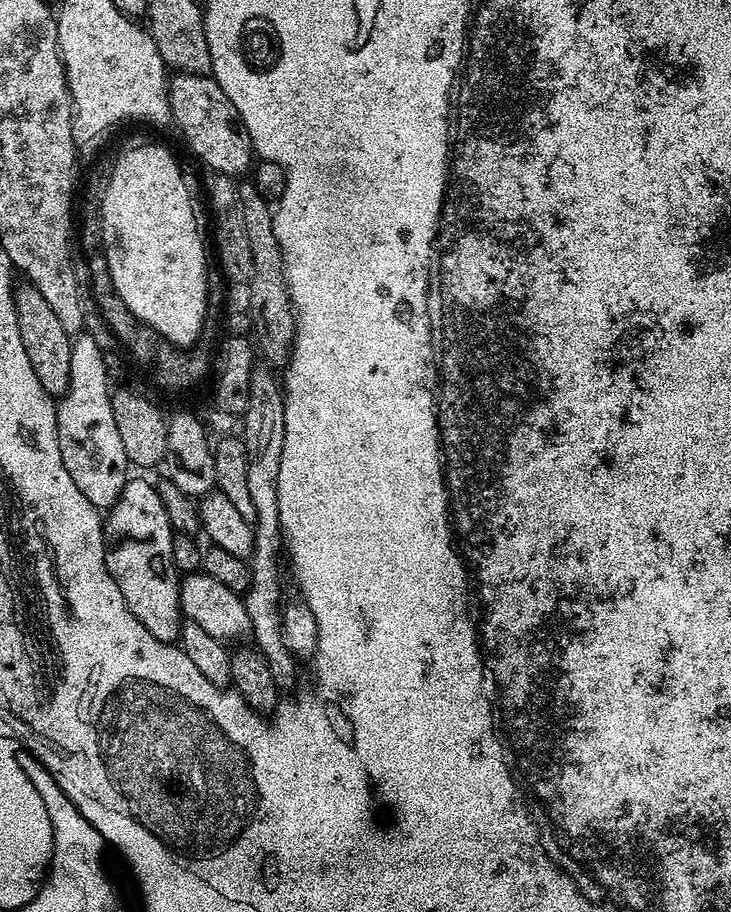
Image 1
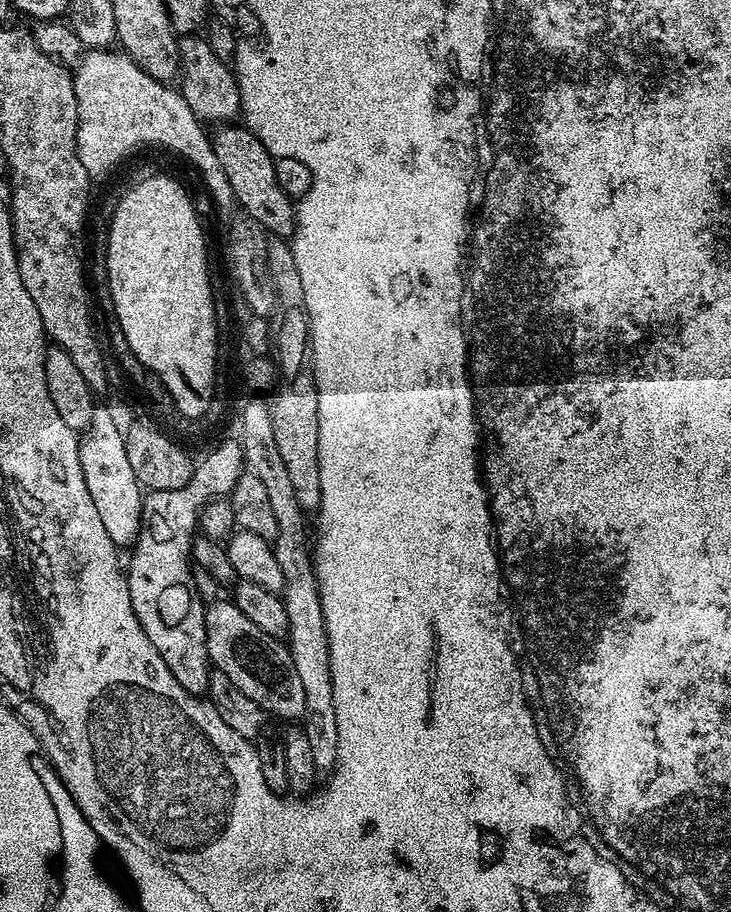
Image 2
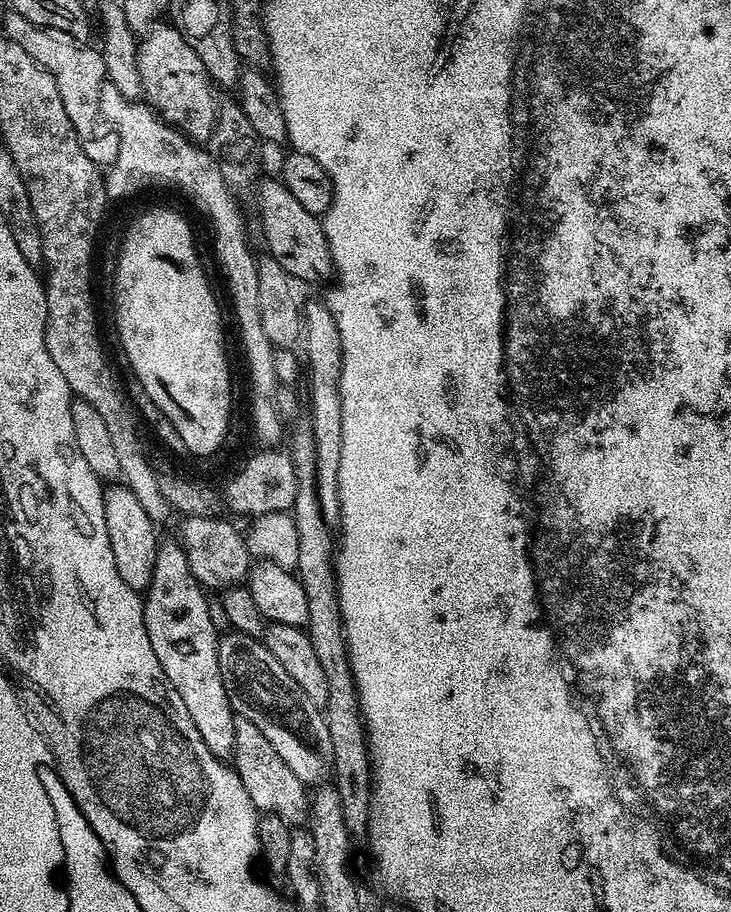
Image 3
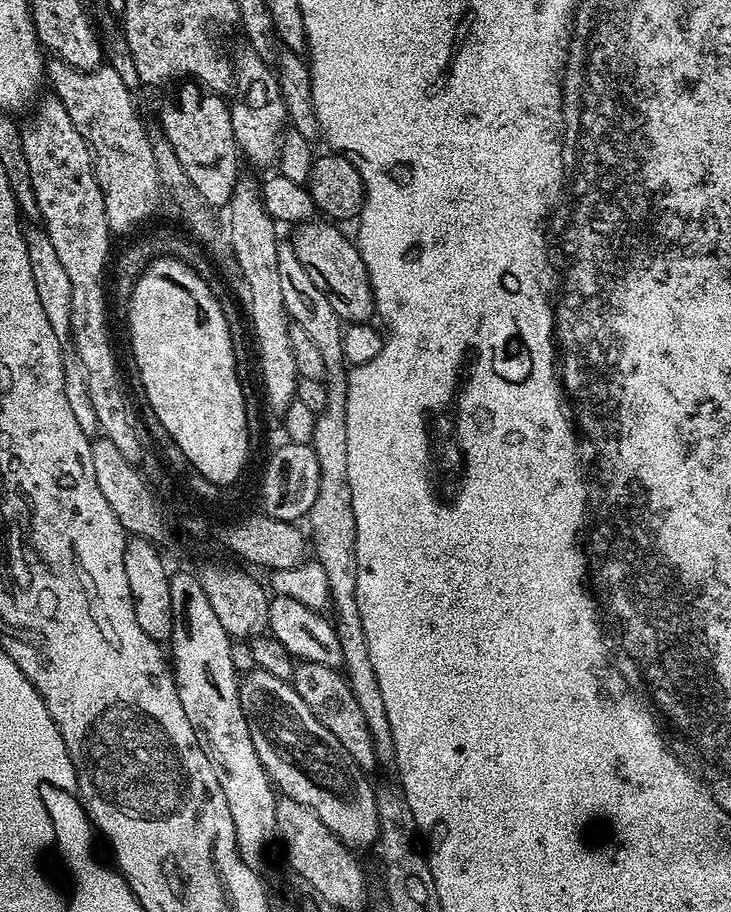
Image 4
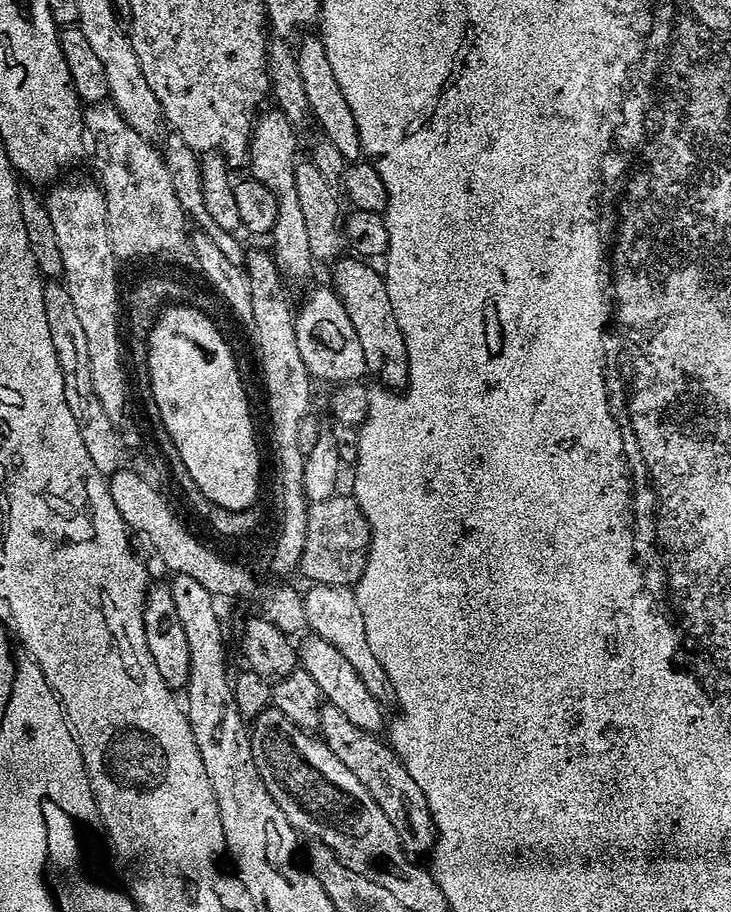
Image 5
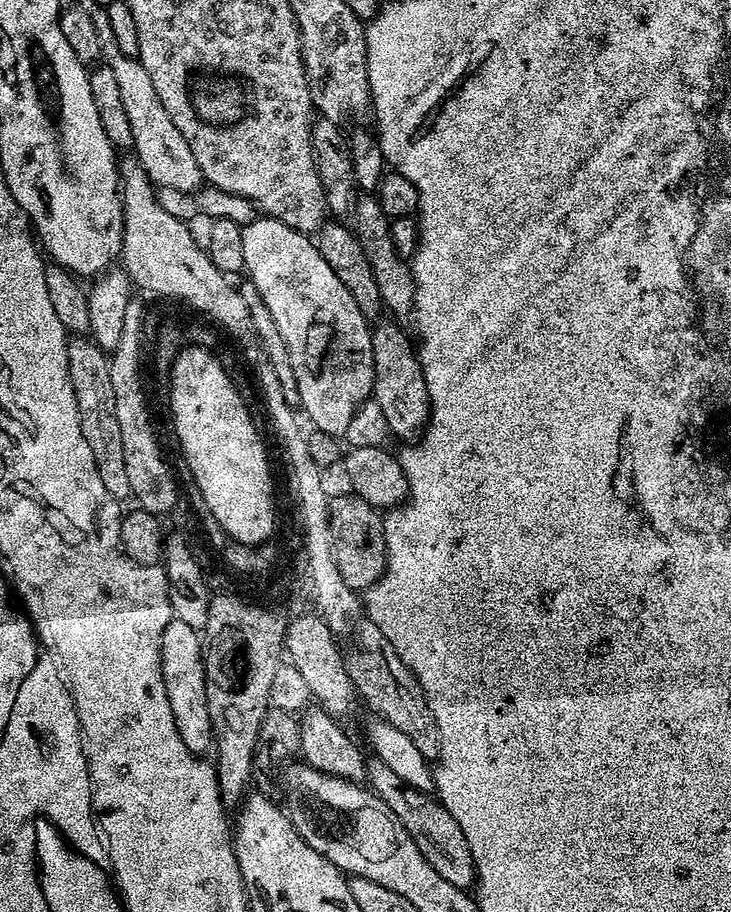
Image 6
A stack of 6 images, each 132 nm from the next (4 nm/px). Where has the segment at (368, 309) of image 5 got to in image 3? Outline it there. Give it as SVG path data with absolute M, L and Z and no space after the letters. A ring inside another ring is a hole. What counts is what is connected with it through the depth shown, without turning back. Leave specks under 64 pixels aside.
M276 178L261 179L254 188L254 201L260 211L260 228L264 231L264 240L268 243L267 255L277 260L279 266L300 279L303 284L324 284L334 276L332 259L328 243L325 240L321 217L310 214L296 201L294 194Z

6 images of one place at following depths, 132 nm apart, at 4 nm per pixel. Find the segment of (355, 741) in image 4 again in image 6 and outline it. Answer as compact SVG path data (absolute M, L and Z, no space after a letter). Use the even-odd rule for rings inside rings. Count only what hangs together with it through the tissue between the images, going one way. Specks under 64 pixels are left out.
M372 758L366 764L368 770L367 787L376 793L376 797L396 815L396 823L400 825L403 835L408 836L422 850L422 858L438 870L446 882L454 886L468 890L475 885L476 867L474 858L470 854L470 842L466 842L466 834L462 834L462 826L454 822L454 814L446 810L446 806L440 803L435 795L419 792L413 788L405 788L402 778L386 766L386 762Z

